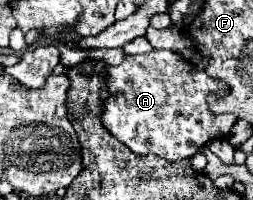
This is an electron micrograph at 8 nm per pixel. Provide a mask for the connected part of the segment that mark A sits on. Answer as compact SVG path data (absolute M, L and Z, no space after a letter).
M172 50L126 56L120 66L108 68L110 98L104 104L102 122L112 136L136 154L156 154L172 162L190 158L208 140L228 136L236 122L234 116L214 114L206 106L206 96L220 88L222 84L218 80L196 72Z

